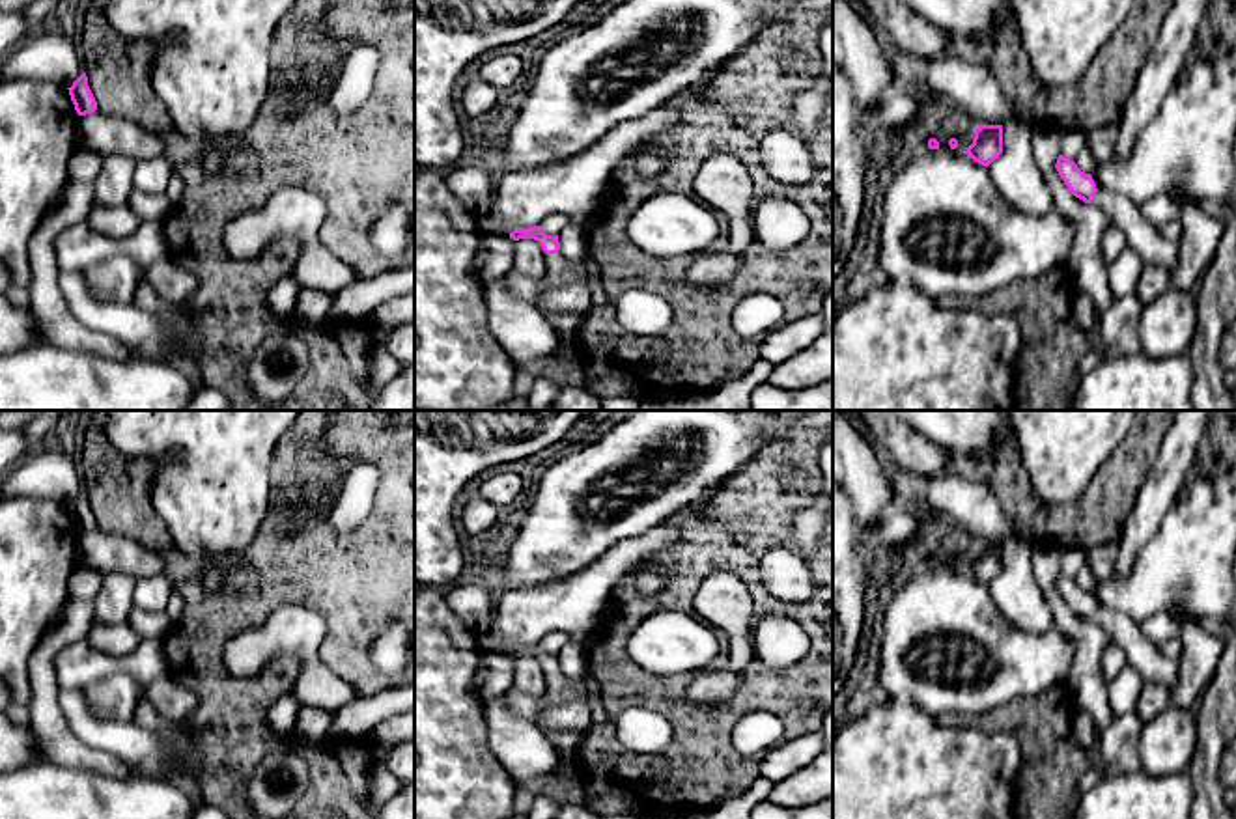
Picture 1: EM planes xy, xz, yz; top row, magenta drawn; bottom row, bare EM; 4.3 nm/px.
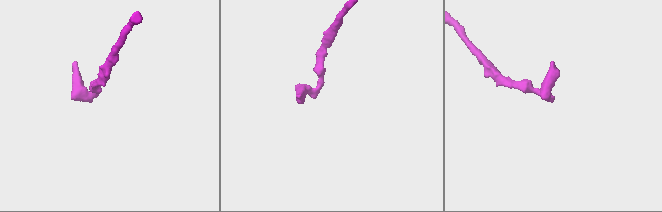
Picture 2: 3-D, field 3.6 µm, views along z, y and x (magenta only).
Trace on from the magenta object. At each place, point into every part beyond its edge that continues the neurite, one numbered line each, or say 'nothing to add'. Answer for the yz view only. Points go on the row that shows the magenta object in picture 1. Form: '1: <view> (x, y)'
1: yz (1141, 235)

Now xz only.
1: xz (559, 269)

